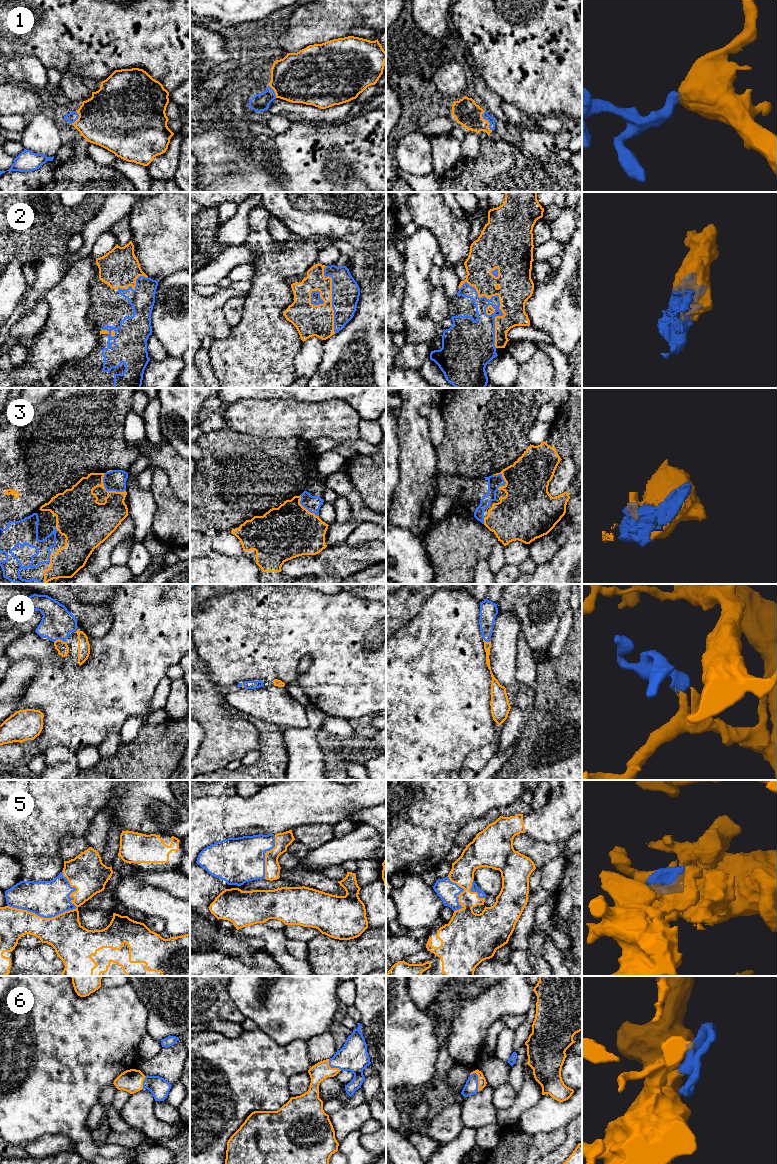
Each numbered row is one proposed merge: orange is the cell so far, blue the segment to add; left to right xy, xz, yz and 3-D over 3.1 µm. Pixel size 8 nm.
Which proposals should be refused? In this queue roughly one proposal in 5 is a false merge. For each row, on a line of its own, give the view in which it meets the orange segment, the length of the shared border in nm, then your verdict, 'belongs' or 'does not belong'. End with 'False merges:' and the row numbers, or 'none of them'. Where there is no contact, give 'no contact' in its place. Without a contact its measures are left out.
1: meets orange in yz; contact 170 nm long; belongs
2: meets orange in yz; contact 600 nm long; belongs
3: meets orange in xy; contact 240 nm long; belongs
4: meets orange in xy; contact 100 nm long; belongs
5: meets orange in xy; contact 600 nm long; belongs
6: meets orange in yz; contact 170 nm long; belongs
False merges: none of them

